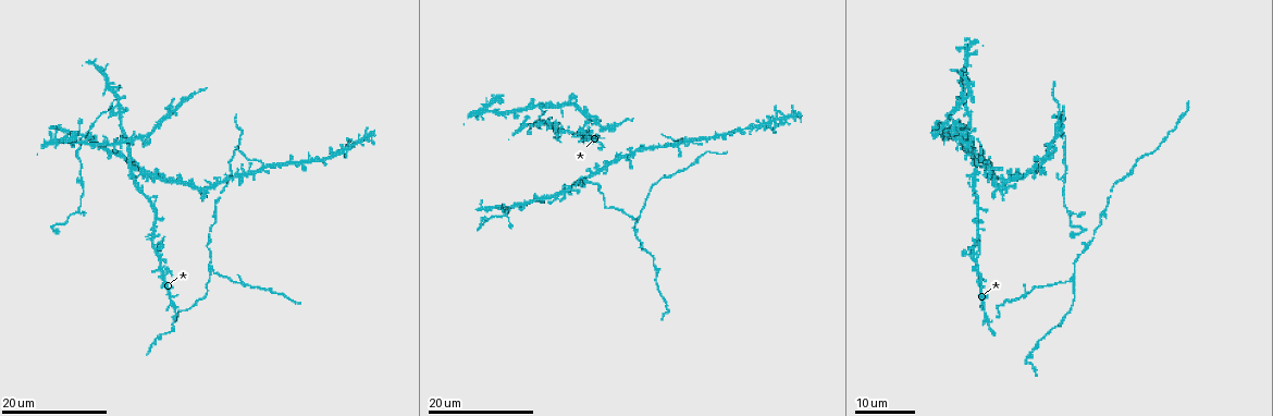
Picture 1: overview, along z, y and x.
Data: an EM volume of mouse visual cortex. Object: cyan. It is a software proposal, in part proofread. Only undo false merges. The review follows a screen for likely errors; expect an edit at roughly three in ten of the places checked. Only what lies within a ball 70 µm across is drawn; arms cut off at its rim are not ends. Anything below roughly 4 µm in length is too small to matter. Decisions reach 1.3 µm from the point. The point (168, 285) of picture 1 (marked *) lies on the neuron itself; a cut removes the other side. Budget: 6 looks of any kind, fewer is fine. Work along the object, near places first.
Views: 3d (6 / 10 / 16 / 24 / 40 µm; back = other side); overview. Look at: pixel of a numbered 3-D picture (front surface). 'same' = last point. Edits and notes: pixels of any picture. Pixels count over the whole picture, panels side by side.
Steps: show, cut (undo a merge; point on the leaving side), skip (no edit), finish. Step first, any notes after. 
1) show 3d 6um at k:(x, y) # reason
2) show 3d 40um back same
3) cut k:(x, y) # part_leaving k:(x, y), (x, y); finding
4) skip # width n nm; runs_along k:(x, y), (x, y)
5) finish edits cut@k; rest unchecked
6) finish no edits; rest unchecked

show 3d 24um at 1:(215, 221) # sudden change in width

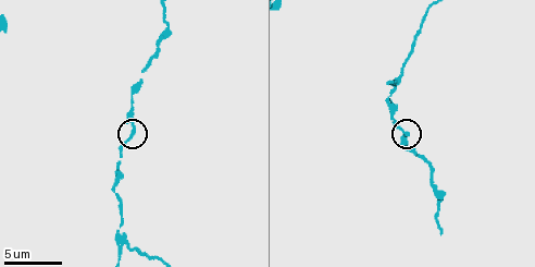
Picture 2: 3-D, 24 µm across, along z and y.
show 3d 6um at 2:(133, 129) # zoom in

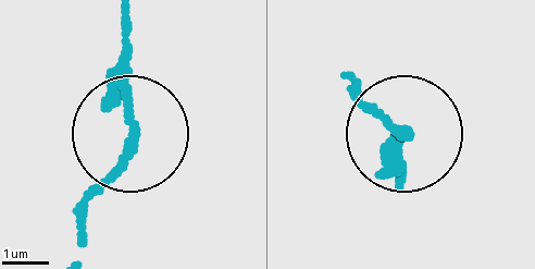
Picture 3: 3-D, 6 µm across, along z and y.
skip # width 200 nm; runs_along 3:(349, 84), (408, 131), (396, 181); all the same neuron

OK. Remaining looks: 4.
show 3d 16um at 1:(265, 168) # thin arm on a thick one

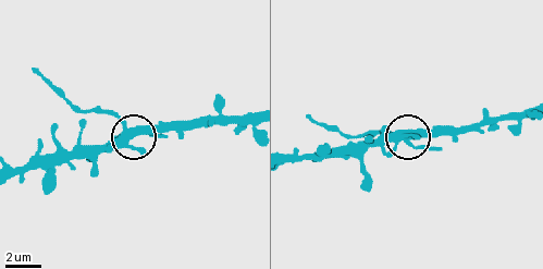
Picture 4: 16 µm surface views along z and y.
show 3d 10um at 4:(129, 130)

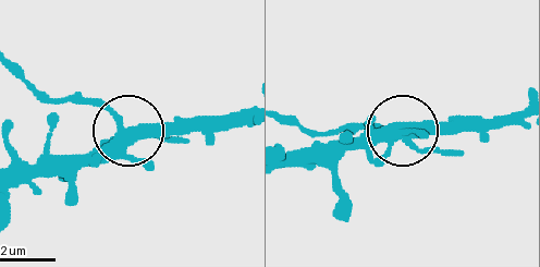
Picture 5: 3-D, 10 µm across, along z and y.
show 3d 10um back at 5:(129, 133)

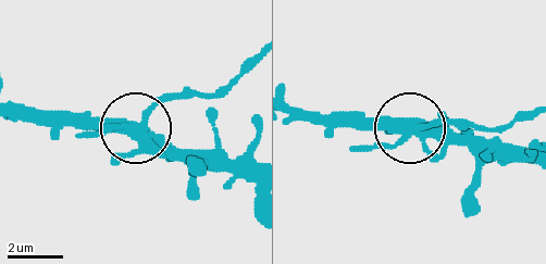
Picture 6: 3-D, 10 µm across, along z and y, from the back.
cut 6:(188, 97) # part_leaving 6:(150, 109), (232, 86), (252, 67); two neurons meet here

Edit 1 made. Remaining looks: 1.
show 3d 16um at 2:(400, 74) # three-way junction

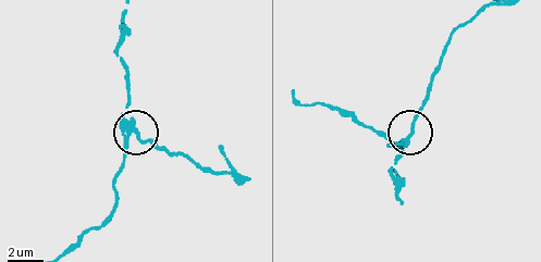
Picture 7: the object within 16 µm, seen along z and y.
cut 7:(144, 144) # side_arm 27 um; part_leaving 7:(134, 130), (169, 156), (243, 175); two neurons meet here

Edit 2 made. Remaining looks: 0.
finish edits cut@6, cut@7; rest unchecked

